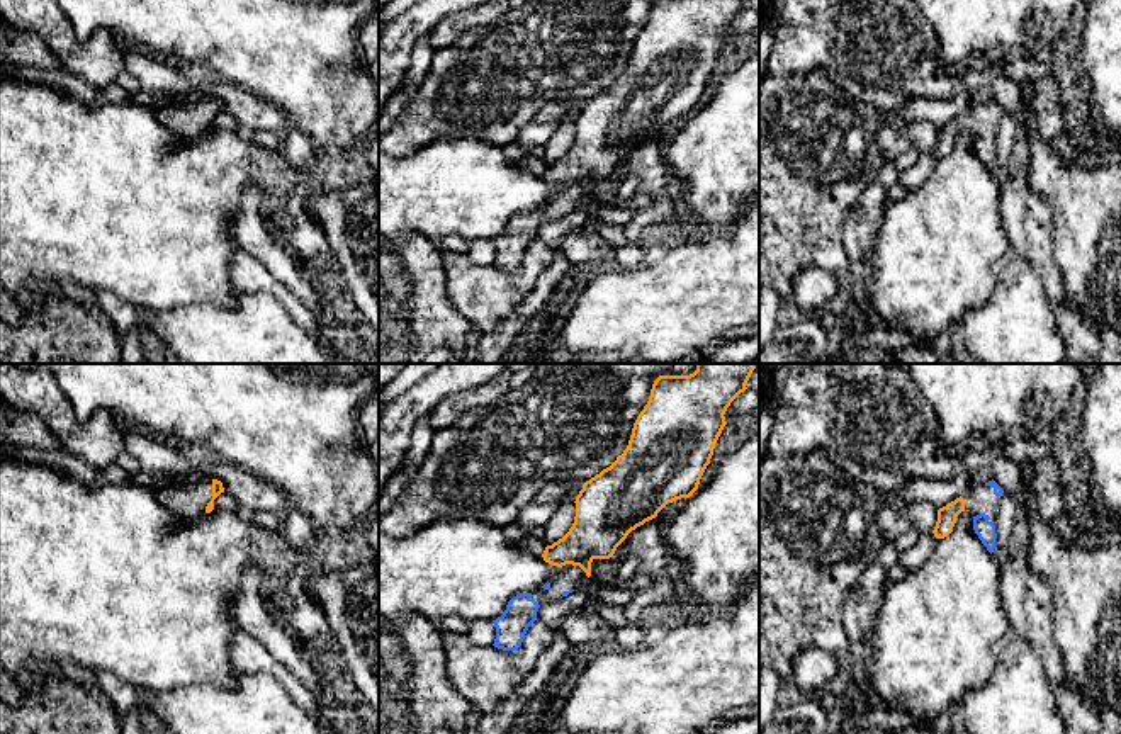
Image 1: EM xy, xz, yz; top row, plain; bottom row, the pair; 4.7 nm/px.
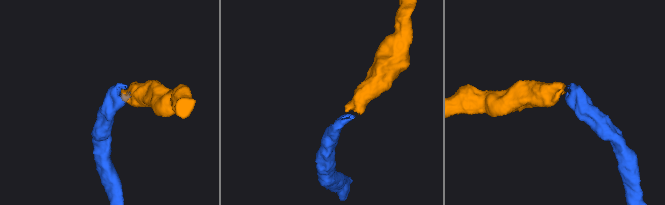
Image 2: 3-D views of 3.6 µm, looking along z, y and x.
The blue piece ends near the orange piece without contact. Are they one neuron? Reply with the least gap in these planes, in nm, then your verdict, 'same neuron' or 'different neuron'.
60 nm | same neuron

